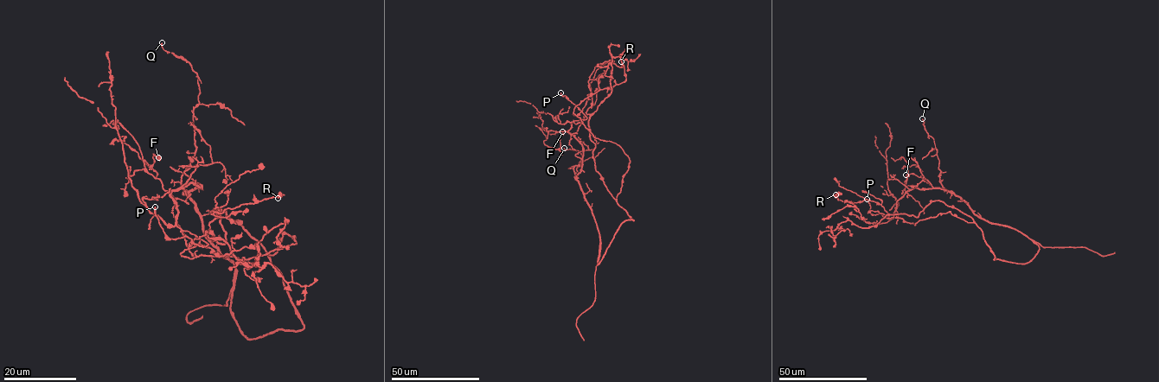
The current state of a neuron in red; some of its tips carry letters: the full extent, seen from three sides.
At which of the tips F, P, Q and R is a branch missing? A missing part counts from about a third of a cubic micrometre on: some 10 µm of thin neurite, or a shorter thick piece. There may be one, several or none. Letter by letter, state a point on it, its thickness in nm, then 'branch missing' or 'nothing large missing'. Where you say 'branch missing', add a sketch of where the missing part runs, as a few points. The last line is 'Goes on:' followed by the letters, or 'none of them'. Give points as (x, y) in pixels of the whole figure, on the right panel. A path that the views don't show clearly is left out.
F: at (906, 175); 140 nm thick; nothing large missing
P: at (867, 199); 200 nm thick; nothing large missing
Q: at (922, 118); 170 nm thick; nothing large missing
R: at (835, 194); 150 nm thick; nothing large missing
Goes on: none of them

